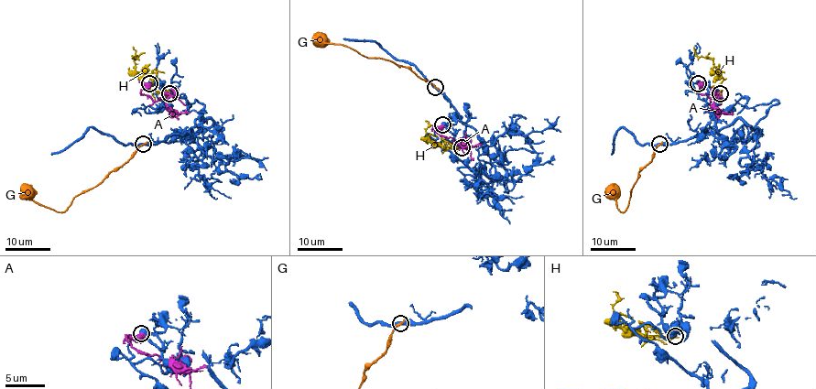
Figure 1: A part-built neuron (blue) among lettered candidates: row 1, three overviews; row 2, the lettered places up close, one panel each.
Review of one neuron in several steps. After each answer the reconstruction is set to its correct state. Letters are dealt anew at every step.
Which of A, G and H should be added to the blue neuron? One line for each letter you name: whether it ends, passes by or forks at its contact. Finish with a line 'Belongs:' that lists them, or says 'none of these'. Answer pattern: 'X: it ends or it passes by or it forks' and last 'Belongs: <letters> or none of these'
H: it ends
Belongs: H

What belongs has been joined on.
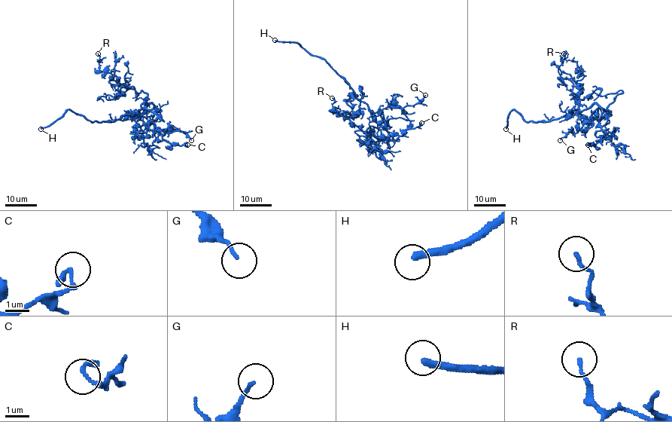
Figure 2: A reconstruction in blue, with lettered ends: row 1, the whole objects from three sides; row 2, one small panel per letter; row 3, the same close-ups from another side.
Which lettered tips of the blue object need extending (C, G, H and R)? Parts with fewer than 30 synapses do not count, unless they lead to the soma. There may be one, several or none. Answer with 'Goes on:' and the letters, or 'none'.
Goes on: H

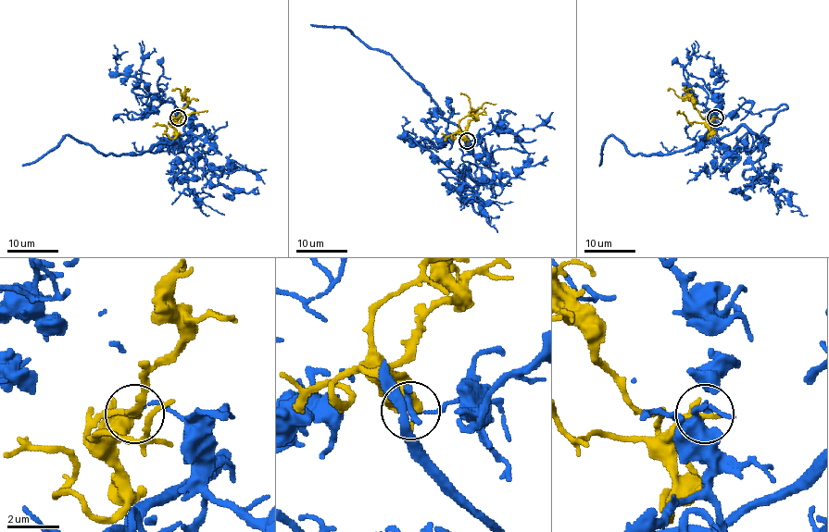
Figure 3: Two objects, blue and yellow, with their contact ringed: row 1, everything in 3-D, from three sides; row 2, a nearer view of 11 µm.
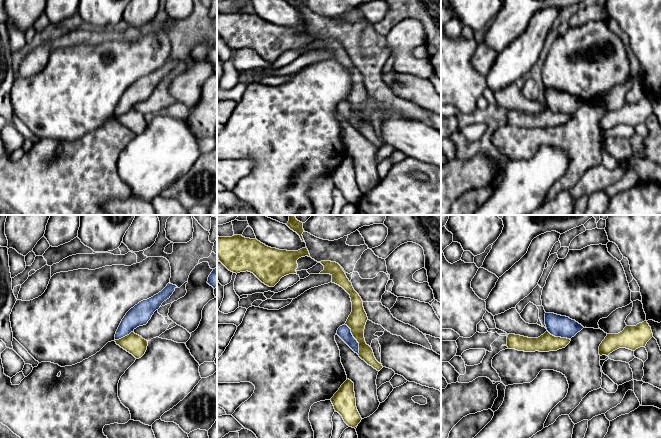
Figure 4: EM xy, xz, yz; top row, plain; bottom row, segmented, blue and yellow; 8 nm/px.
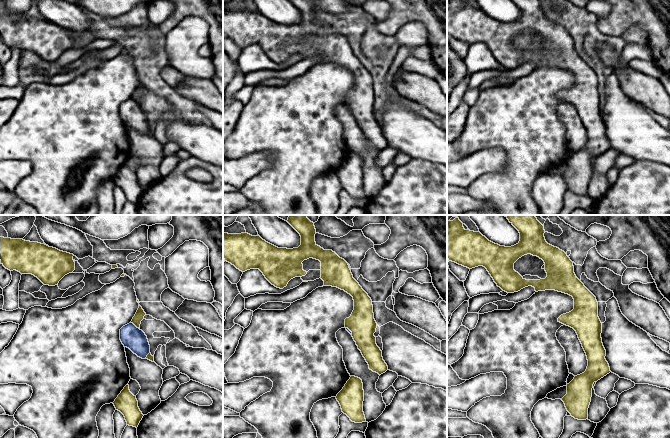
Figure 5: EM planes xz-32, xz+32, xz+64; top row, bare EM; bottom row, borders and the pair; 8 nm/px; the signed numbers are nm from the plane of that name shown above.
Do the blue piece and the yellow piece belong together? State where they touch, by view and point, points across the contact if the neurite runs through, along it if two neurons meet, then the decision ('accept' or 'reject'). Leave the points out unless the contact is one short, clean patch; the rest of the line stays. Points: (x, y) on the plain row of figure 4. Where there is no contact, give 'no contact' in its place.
contact xz (354, 114); way xz (344, 108), (348, 108), (354, 114), (356, 97); accept

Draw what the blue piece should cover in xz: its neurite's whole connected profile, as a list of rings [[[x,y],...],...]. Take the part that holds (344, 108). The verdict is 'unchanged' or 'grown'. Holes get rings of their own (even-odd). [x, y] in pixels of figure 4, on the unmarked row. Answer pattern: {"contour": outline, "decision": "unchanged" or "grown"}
{"contour": [[[321,37],[319,39],[324,42],[324,46],[319,50],[330,50],[332,52],[332,59],[342,63],[350,71],[352,78],[352,88],[346,99],[338,104],[336,110],[357,129],[362,136],[377,147],[380,147],[383,144],[382,140],[376,136],[372,124],[365,118],[364,105],[368,93],[364,86],[361,73],[354,66],[352,59],[338,39],[331,37]]], "decision": "grown"}

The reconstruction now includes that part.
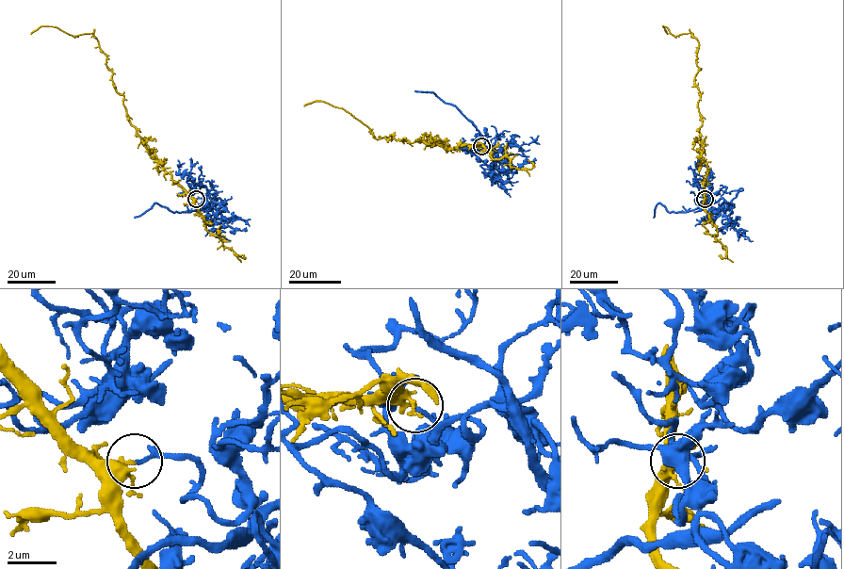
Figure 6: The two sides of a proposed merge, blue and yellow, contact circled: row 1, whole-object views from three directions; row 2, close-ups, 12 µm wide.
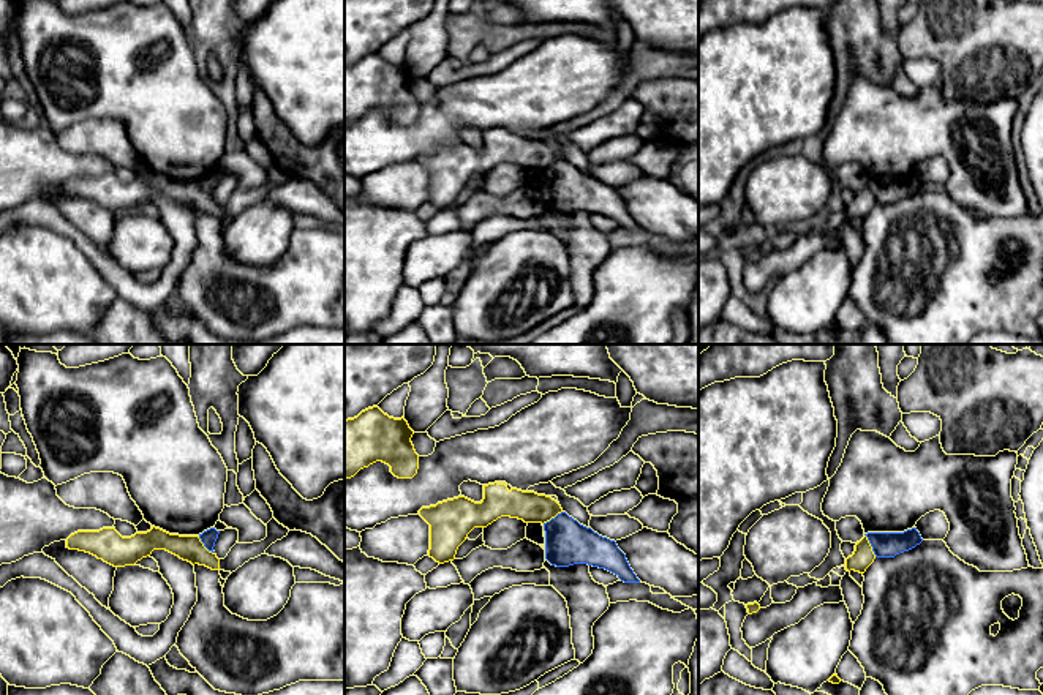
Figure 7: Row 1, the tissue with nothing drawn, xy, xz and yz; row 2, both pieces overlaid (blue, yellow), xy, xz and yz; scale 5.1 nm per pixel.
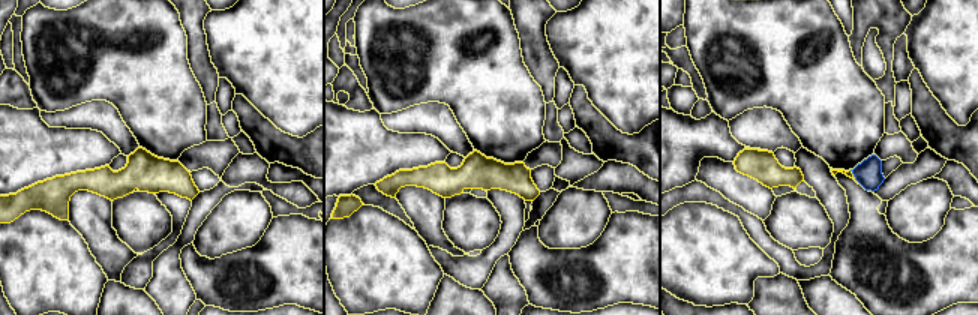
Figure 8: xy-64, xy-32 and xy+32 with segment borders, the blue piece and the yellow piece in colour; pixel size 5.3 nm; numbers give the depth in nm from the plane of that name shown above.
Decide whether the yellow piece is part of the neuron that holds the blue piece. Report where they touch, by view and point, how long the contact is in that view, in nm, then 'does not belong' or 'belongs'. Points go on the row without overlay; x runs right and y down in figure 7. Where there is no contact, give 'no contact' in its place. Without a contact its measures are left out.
yz (871, 191) | 130 nm | does not belong

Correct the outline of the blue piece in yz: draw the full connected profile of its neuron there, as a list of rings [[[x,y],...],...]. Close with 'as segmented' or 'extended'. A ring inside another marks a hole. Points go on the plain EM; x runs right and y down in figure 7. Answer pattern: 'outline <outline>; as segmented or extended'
outline [[[917,174],[904,178],[868,178],[864,182],[872,193],[875,204],[894,204],[923,188]]]; as segmented

